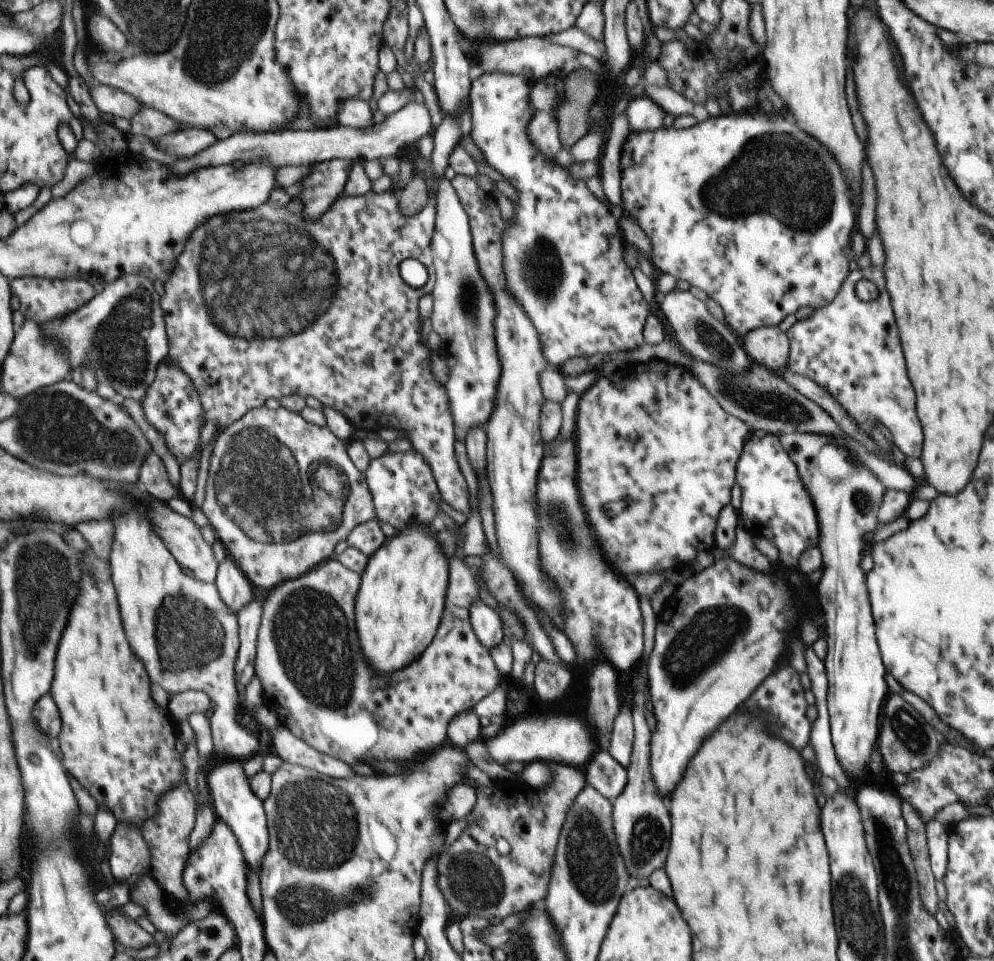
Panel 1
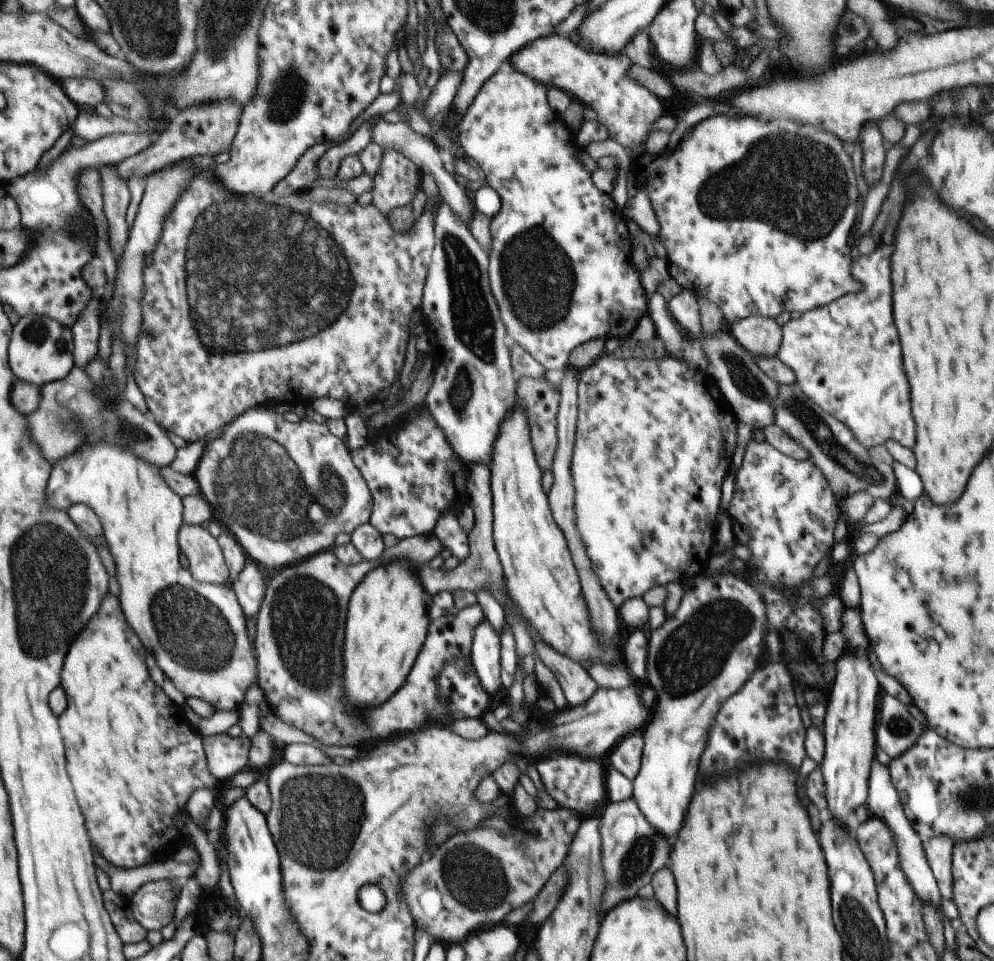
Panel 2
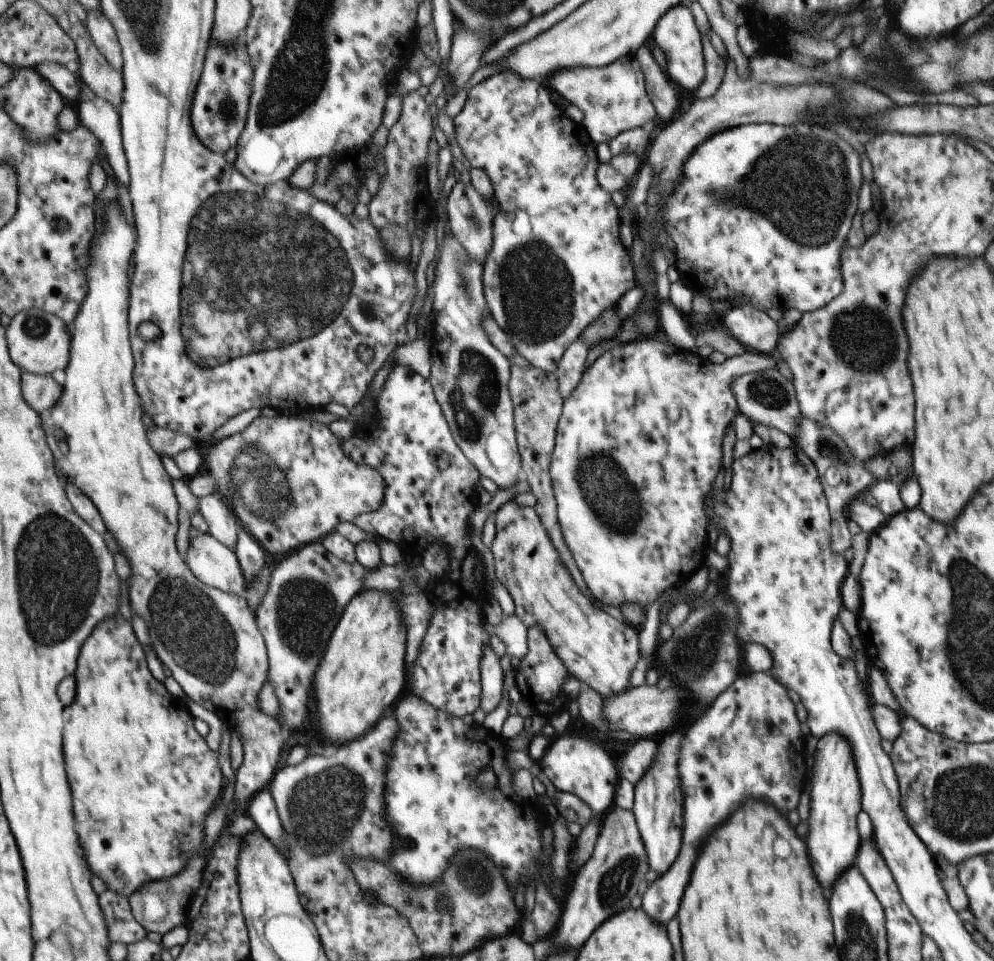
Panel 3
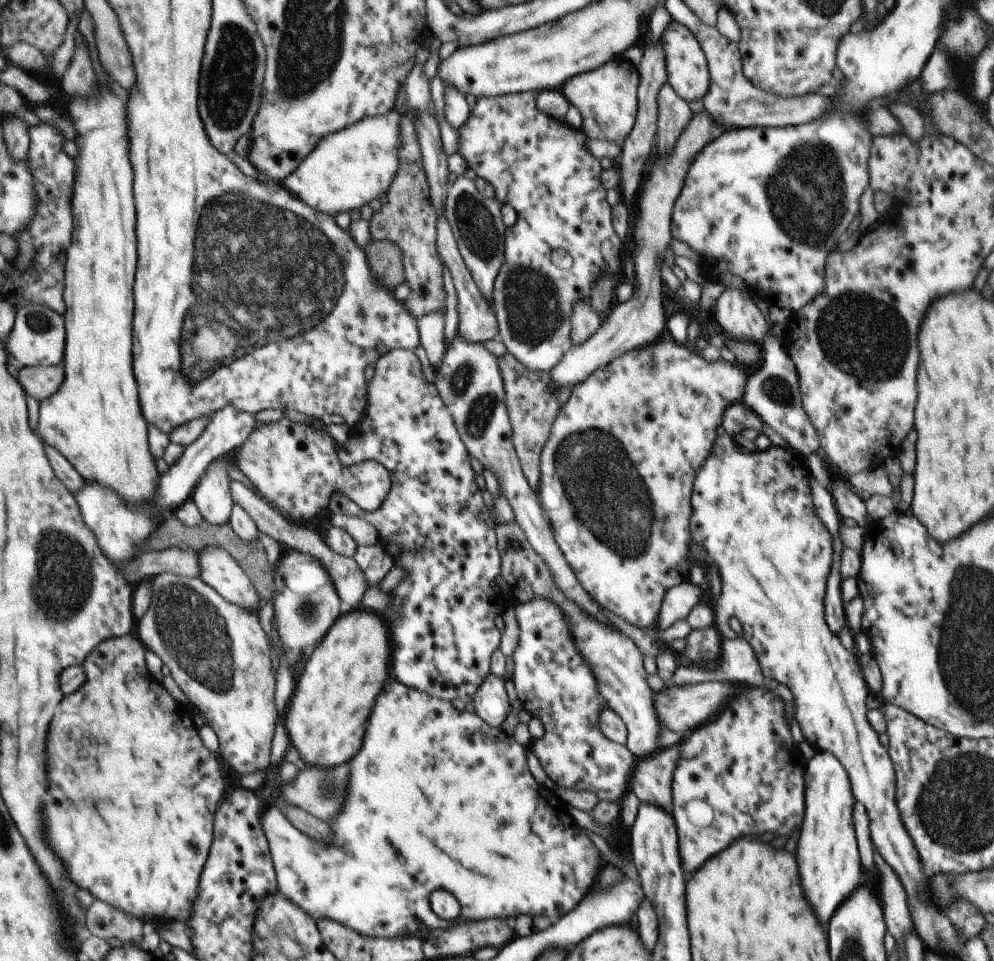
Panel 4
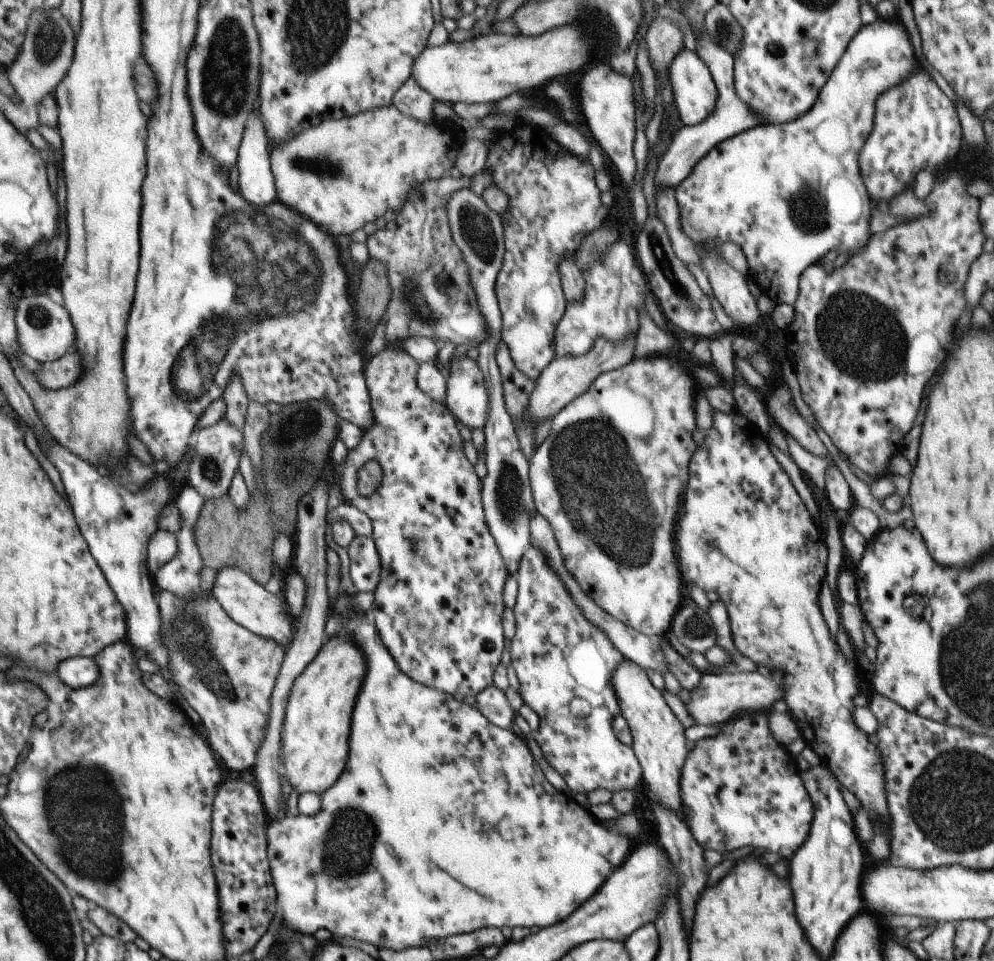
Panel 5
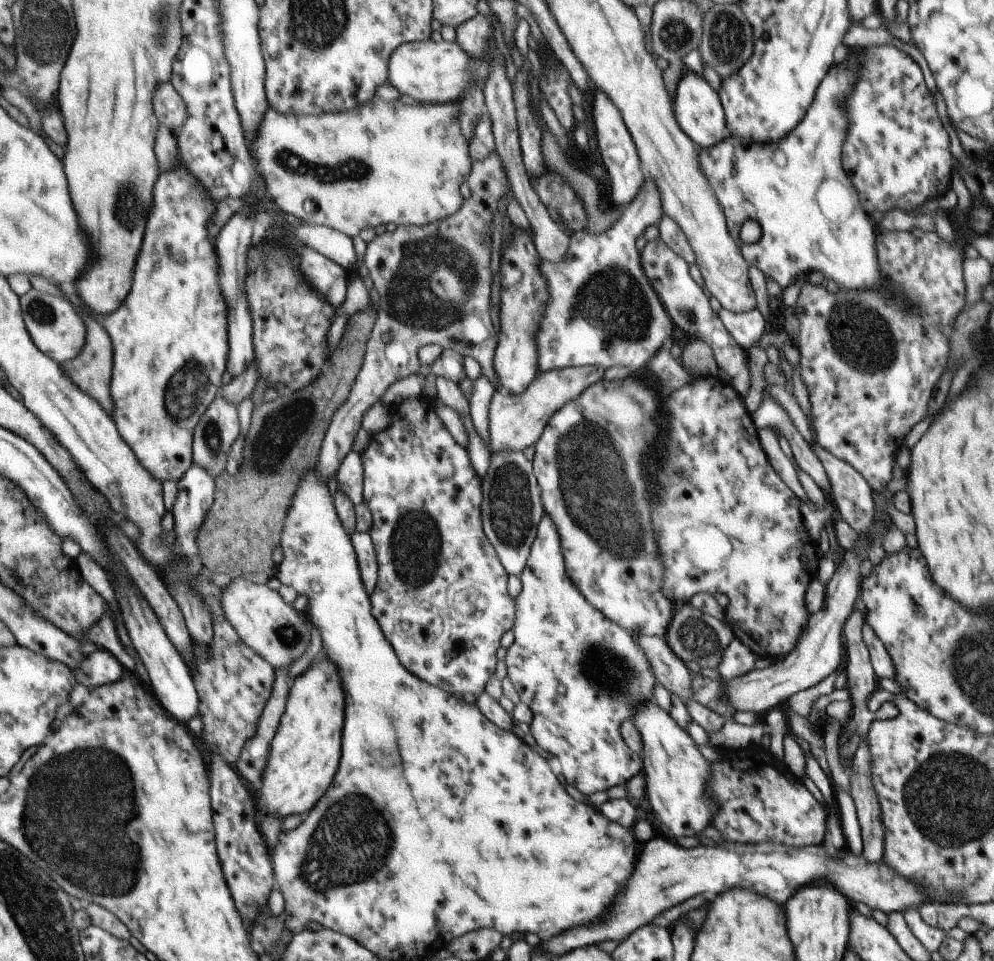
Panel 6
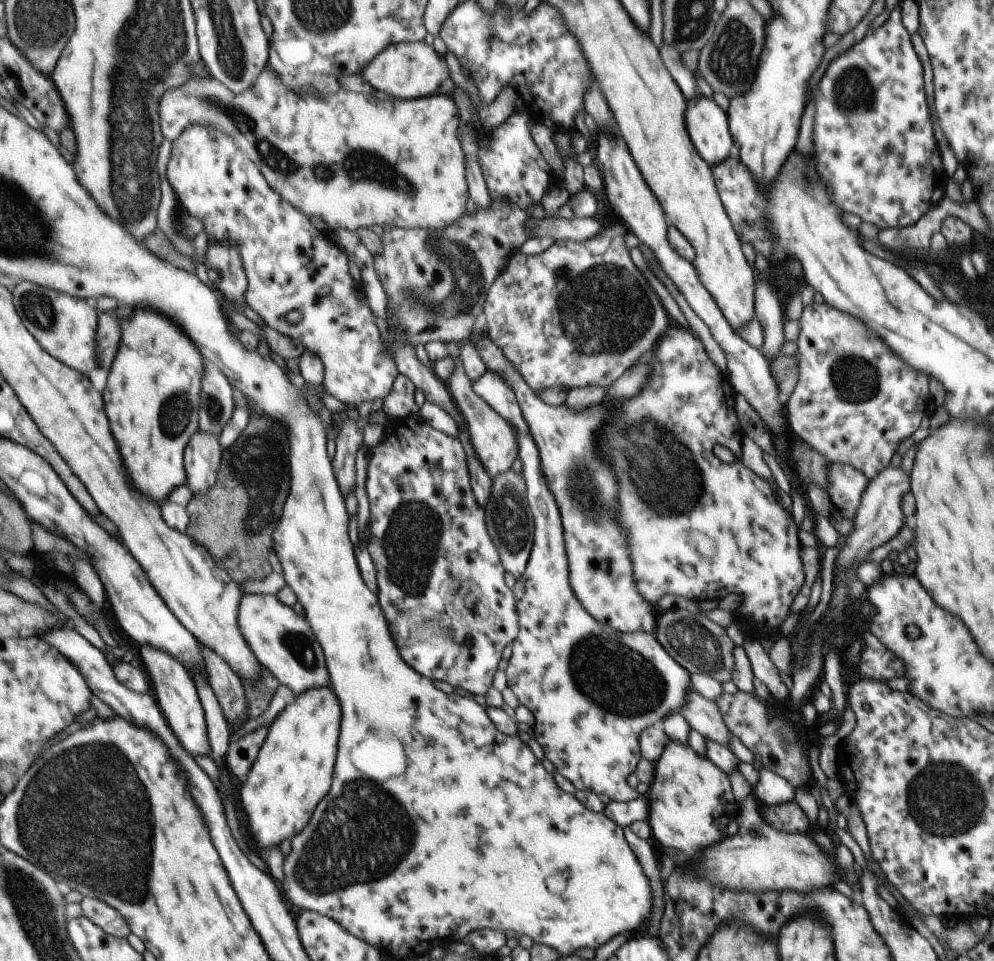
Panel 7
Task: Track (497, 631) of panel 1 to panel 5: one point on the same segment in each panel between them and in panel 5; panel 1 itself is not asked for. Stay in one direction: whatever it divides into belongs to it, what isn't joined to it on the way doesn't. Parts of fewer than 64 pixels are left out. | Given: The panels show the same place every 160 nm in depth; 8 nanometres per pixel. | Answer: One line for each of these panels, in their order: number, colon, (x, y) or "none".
2: (484, 655)
3: (490, 671)
4: (490, 703)
5: (490, 702)

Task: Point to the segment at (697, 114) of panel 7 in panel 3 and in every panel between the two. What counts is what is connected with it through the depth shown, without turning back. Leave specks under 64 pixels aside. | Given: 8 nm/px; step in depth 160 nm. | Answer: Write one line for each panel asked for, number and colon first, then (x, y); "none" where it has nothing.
3: (675, 34)
4: (686, 69)
5: (694, 93)
6: (696, 106)

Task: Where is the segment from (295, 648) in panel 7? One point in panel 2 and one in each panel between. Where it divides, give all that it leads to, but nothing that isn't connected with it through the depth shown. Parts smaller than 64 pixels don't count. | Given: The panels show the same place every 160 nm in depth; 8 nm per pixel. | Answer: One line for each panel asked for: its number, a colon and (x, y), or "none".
2: (205, 560)
3: (215, 565)
4: (216, 567)
5: (247, 602)
6: (271, 627)

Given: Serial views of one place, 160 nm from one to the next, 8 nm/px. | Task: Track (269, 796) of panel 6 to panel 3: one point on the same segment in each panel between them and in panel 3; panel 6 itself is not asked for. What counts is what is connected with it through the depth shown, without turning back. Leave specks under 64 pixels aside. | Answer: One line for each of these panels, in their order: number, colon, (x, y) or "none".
3: (362, 671)
4: (325, 717)
5: (313, 742)

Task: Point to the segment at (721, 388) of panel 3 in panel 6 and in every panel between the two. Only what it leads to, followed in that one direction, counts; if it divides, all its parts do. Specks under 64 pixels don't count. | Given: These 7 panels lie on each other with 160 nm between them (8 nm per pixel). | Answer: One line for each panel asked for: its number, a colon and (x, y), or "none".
4: (646, 421)
5: (615, 534)
6: (599, 438)

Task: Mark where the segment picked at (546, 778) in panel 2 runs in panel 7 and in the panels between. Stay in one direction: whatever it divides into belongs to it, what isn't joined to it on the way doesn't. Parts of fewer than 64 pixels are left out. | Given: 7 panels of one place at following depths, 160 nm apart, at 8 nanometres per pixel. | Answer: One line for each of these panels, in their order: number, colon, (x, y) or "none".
3: (574, 765)
4: (552, 682)
5: (562, 662)
6: (581, 675)
7: (592, 690)

